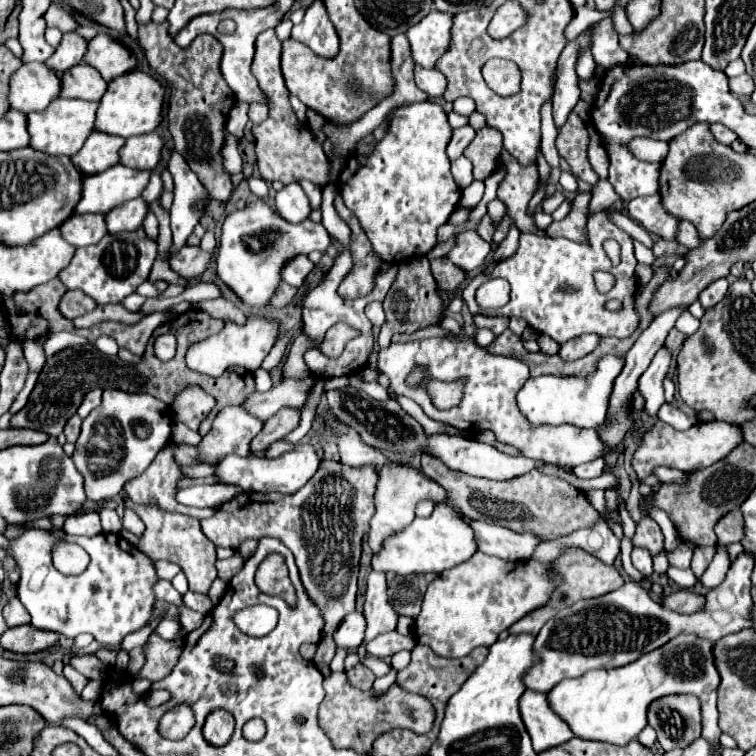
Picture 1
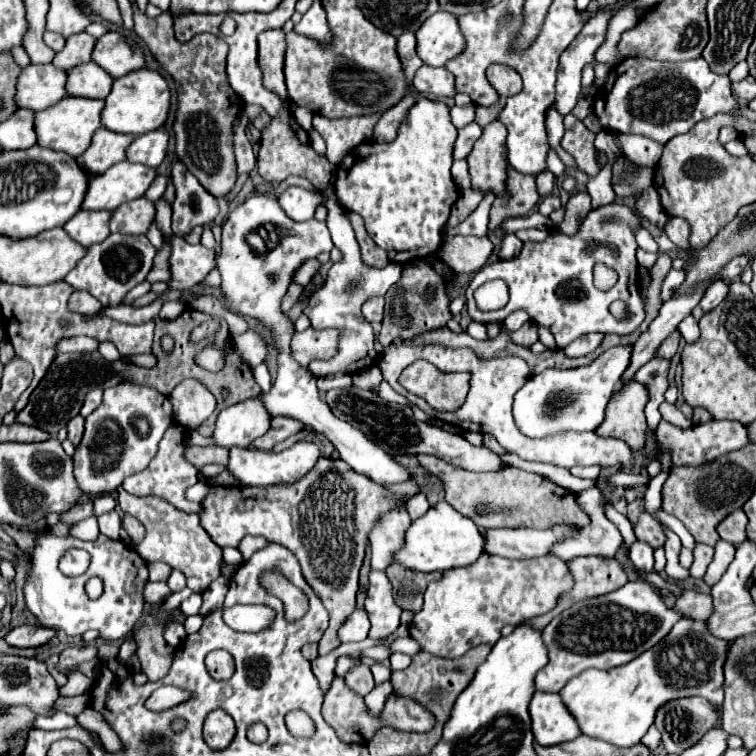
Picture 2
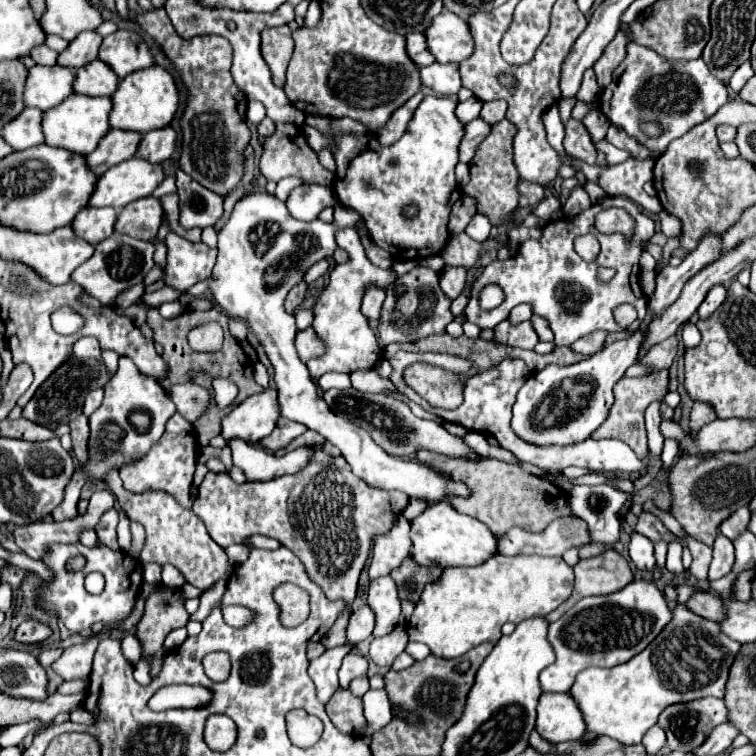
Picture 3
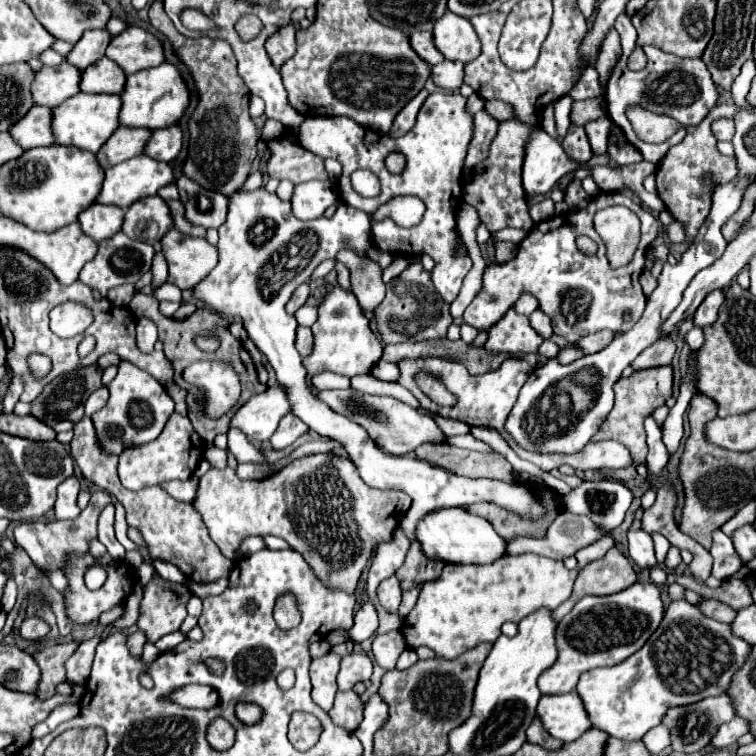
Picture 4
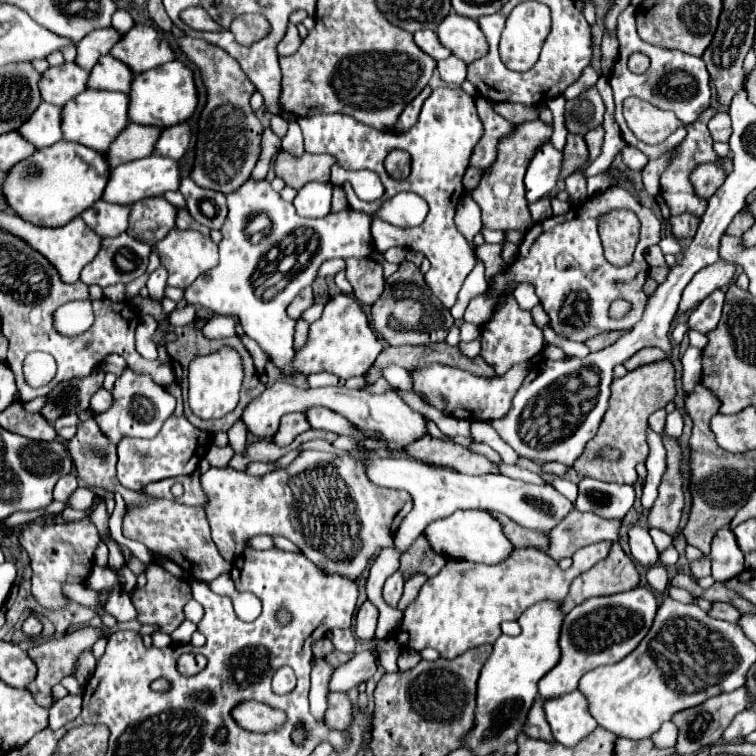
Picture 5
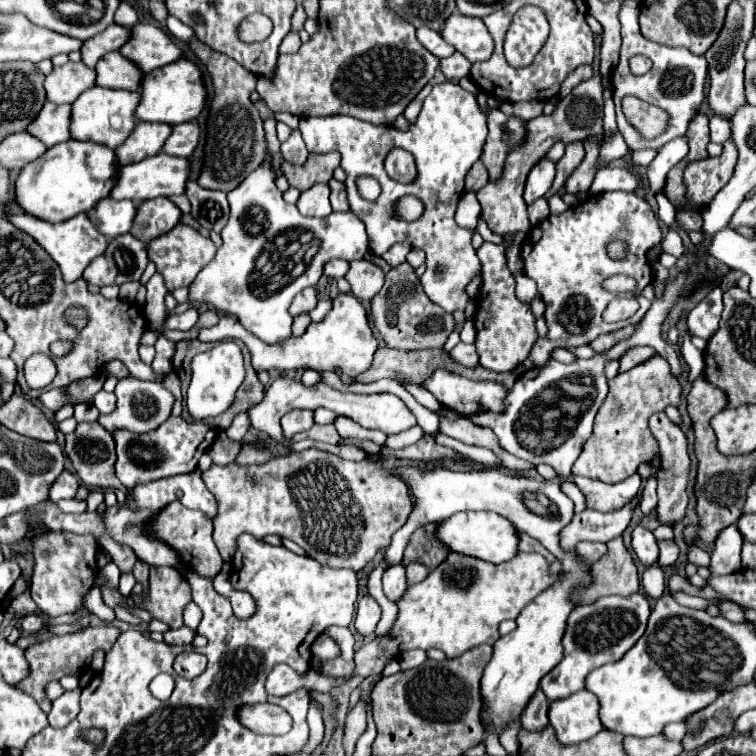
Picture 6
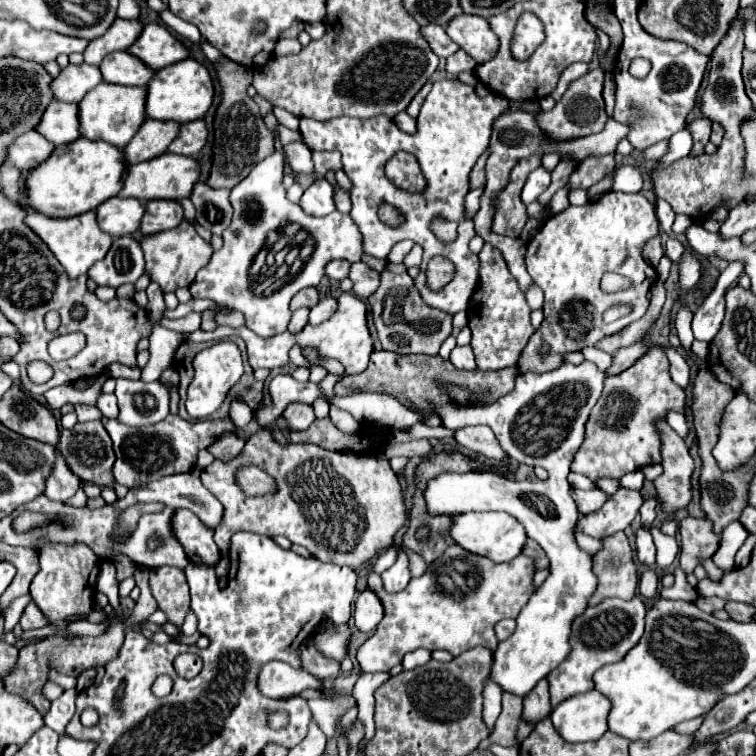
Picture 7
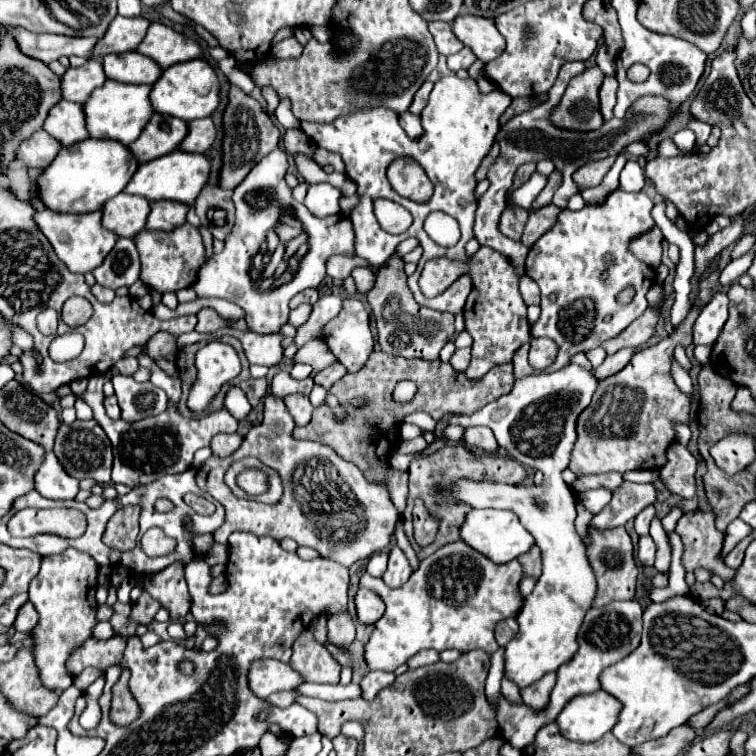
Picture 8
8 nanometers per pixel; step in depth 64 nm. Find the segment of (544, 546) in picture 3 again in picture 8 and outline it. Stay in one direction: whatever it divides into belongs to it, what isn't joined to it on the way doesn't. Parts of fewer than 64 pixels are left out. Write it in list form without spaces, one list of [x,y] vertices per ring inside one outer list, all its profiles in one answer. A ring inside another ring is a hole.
[[[624,482],[614,490],[612,500],[590,520],[590,528],[594,530],[610,530],[618,526],[626,526],[628,520],[634,520],[638,512],[652,504],[656,498],[656,490],[652,484],[632,484]]]

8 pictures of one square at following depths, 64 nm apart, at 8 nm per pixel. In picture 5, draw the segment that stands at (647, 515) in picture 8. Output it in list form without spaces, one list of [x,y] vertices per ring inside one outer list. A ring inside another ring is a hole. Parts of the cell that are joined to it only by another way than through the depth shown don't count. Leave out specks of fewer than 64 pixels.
[[[648,428],[648,446],[650,446],[650,454],[646,458],[646,468],[648,468],[648,476],[646,476],[646,484],[644,484],[644,494],[642,494],[642,506],[644,510],[652,508],[656,496],[658,496],[658,484],[662,480],[662,474],[666,472],[666,448],[662,444],[662,436],[656,434],[652,428]]]

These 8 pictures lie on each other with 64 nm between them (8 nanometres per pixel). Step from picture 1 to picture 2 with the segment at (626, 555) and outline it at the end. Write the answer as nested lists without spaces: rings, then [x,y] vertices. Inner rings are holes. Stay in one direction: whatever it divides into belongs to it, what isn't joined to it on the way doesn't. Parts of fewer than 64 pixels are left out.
[[[607,504],[604,510],[607,518],[612,521],[619,529],[622,537],[623,543],[629,553],[630,546],[636,541],[636,537],[633,531],[633,525],[629,521],[626,515],[619,513],[612,504]]]

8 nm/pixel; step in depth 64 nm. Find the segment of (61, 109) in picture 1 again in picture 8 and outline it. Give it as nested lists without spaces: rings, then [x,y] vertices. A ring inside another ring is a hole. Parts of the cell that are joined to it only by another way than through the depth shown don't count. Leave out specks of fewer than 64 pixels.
[[[106,80],[100,88],[96,88],[90,98],[84,102],[84,114],[86,114],[86,128],[90,138],[100,138],[100,140],[116,140],[124,146],[128,146],[132,140],[136,140],[148,124],[152,116],[150,108],[150,90],[152,86],[144,84],[122,84],[114,80]]]

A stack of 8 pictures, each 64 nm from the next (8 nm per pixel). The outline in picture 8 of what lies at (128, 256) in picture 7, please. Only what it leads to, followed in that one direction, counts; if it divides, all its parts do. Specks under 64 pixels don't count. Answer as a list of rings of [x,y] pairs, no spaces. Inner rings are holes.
[[[120,238],[106,260],[92,270],[96,282],[106,288],[130,286],[140,278],[140,254],[132,238]]]

